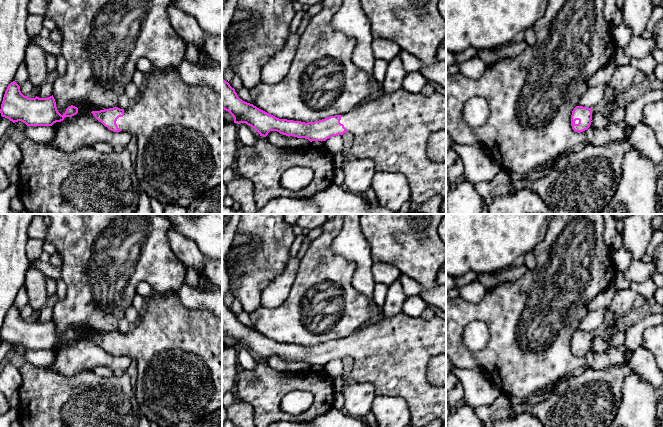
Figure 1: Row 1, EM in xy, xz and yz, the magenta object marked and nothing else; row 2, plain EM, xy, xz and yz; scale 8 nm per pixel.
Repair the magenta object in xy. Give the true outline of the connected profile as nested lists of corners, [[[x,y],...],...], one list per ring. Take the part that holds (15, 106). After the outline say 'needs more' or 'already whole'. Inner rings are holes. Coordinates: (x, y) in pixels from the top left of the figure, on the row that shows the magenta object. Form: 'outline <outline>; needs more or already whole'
outline [[[11,82],[4,94],[0,113],[13,123],[21,121],[27,126],[52,126],[56,122],[61,122],[65,117],[72,117],[78,113],[78,108],[71,105],[65,113],[61,115],[56,107],[55,99],[48,98],[28,98],[20,91],[20,86]]]; already whole

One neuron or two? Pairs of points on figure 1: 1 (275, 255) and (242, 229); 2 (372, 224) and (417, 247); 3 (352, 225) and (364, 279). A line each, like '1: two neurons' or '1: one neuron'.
1: one neuron
2: one neuron
3: one neuron

